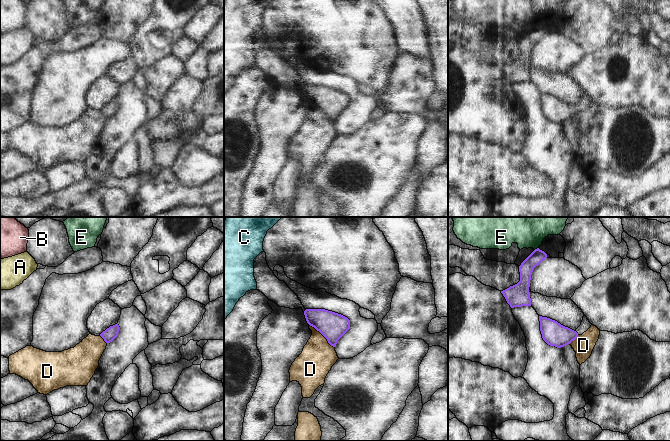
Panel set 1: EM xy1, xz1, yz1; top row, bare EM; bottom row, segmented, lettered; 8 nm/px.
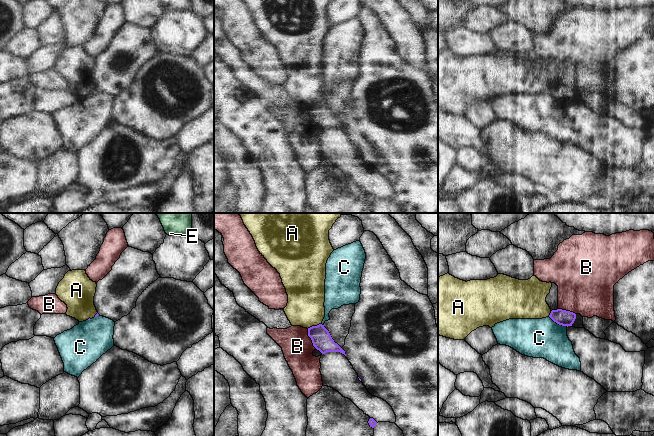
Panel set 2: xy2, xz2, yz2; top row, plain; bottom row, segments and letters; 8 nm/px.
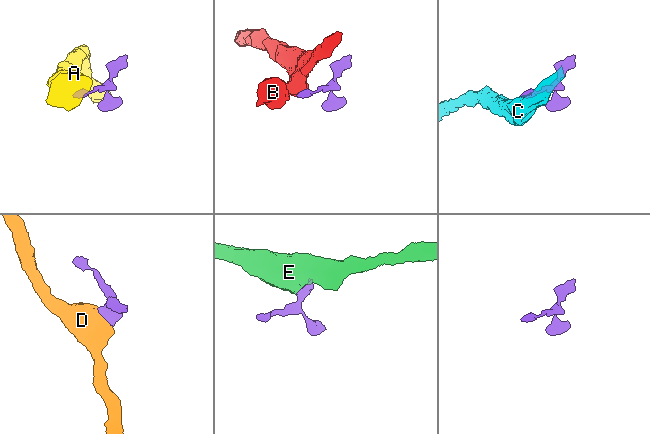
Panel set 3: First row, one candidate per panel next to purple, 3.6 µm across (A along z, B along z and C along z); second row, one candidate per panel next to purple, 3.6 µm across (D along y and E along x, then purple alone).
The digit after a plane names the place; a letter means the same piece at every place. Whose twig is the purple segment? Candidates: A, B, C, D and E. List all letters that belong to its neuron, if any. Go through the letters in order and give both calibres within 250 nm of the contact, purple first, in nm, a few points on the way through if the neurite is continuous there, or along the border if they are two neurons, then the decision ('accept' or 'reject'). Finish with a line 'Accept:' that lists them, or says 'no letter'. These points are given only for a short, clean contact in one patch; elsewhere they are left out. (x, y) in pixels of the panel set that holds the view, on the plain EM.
A: 160/300 nm | along xz2 (320, 99), (307, 104) | reject
B: 160/240 nm | along xz2 (307, 105), (307, 111), (317, 125) | reject
C: 130/320 nm | along yz2 (549, 92), (557, 99), (567, 102) | reject
D: 220/280 nm | along xz1 (309, 100), (334, 123) | reject
E: 120/190 nm | along yz1 (538, 23), (534, 26) | reject
Accept: no letter

